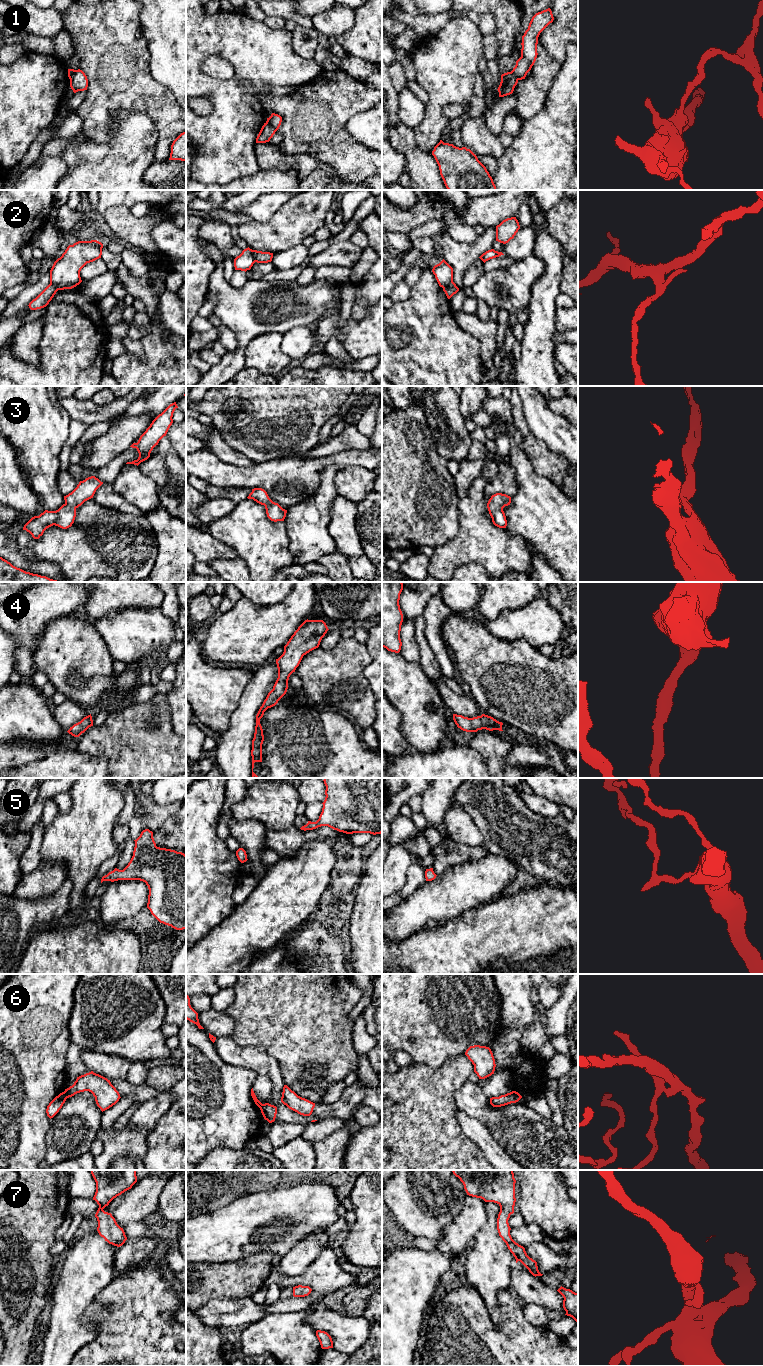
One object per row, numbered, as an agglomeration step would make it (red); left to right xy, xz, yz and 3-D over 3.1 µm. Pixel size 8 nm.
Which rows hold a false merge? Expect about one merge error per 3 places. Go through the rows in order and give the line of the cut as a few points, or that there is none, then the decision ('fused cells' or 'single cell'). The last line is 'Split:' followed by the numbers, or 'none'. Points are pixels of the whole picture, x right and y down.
1: xz (266, 121), (276, 130) | fused cells
2: xz (250, 249), (255, 261) | fused cells
3: no cut | single cell
4: no cut | single cell
5: no cut | single cell
6: xy (64, 1091), (67, 1097) | fused cells
7: no cut | single cell
Split: 1, 2, 6

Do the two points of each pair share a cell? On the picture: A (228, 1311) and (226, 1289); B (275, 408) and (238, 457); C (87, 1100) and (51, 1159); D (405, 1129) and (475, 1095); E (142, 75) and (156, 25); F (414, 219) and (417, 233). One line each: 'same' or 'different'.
A: different
B: different
C: same
D: different
E: different
F: different

